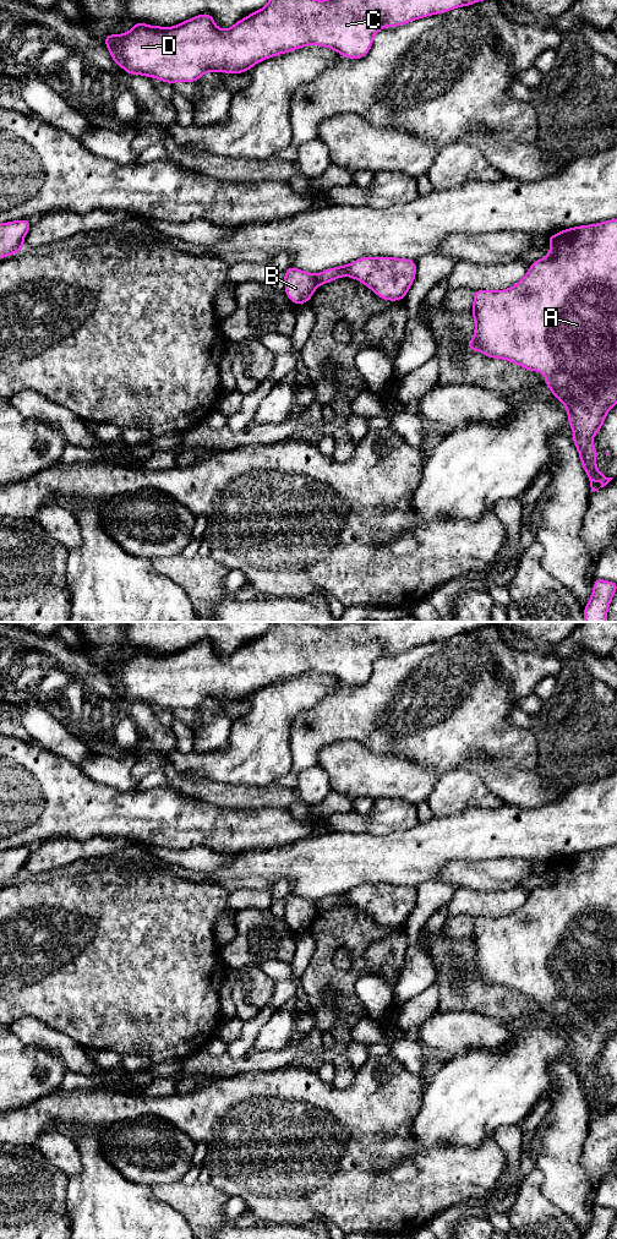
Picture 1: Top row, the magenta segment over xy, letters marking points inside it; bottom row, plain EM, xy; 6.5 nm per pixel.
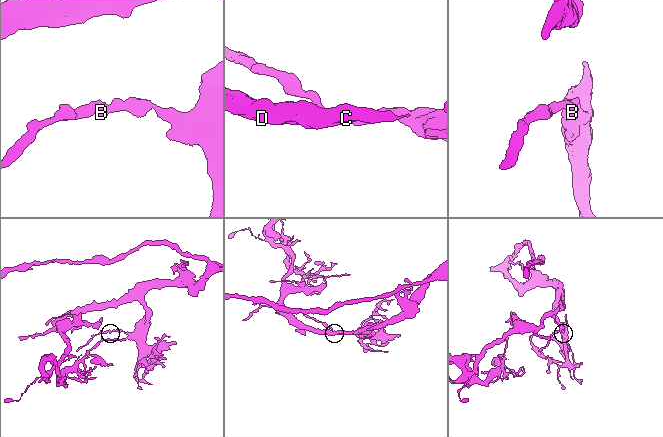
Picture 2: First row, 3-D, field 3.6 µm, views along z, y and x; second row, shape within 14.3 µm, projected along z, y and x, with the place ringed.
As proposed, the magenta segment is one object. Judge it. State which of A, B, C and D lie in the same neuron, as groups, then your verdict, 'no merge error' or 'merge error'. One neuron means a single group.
groups A C D / B; merge error

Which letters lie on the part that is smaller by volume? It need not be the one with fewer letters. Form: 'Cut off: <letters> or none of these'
Cut off: B

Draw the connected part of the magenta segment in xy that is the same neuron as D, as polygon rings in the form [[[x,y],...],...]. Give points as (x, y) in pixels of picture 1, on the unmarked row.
[[[272,622],[264,634],[237,648],[231,655],[220,656],[211,640],[202,640],[174,654],[135,650],[124,661],[103,662],[111,686],[130,702],[155,704],[162,709],[196,709],[206,699],[247,699],[263,686],[273,684],[310,671],[334,676],[344,684],[360,686],[370,678],[373,662],[384,654],[397,654],[408,649],[443,640],[477,628],[497,626],[497,622],[334,622],[317,627],[306,622]]]

